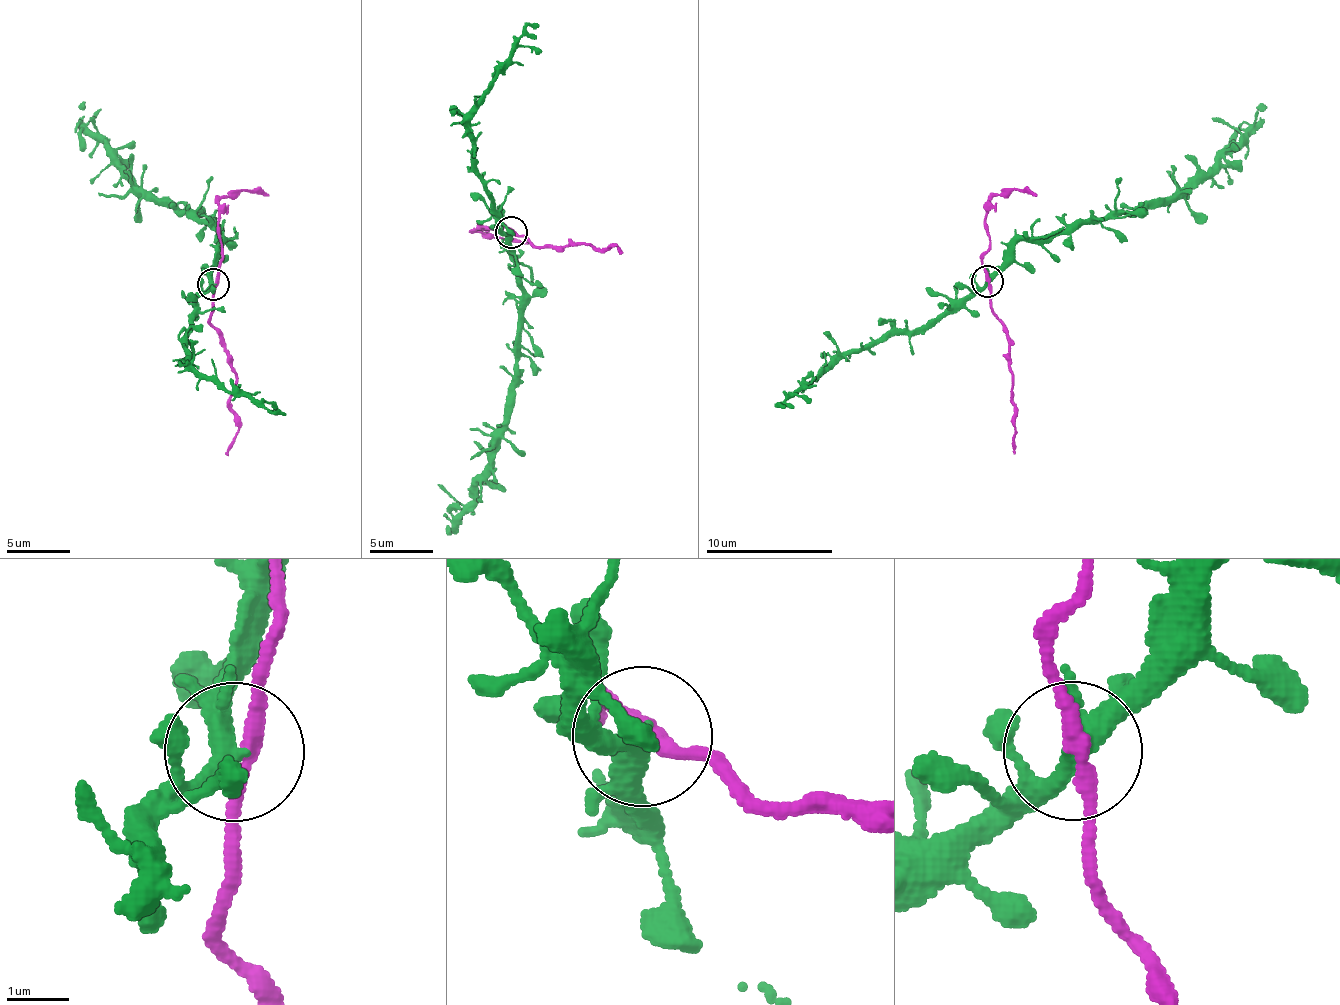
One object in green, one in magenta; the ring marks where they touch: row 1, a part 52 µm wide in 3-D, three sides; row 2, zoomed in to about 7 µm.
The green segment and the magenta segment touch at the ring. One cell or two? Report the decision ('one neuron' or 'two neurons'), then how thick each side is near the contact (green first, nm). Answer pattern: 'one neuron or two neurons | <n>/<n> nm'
two neurons | 280/240 nm

